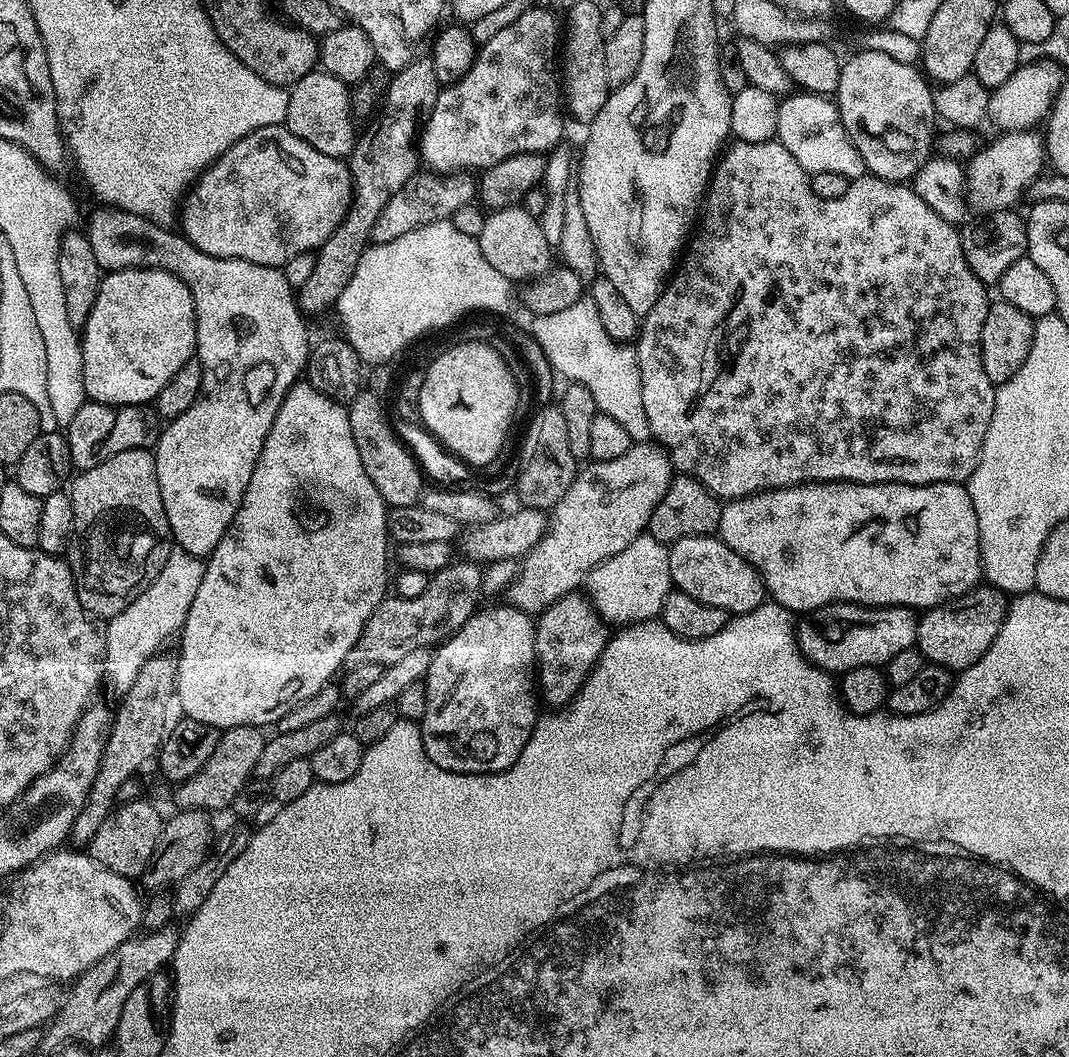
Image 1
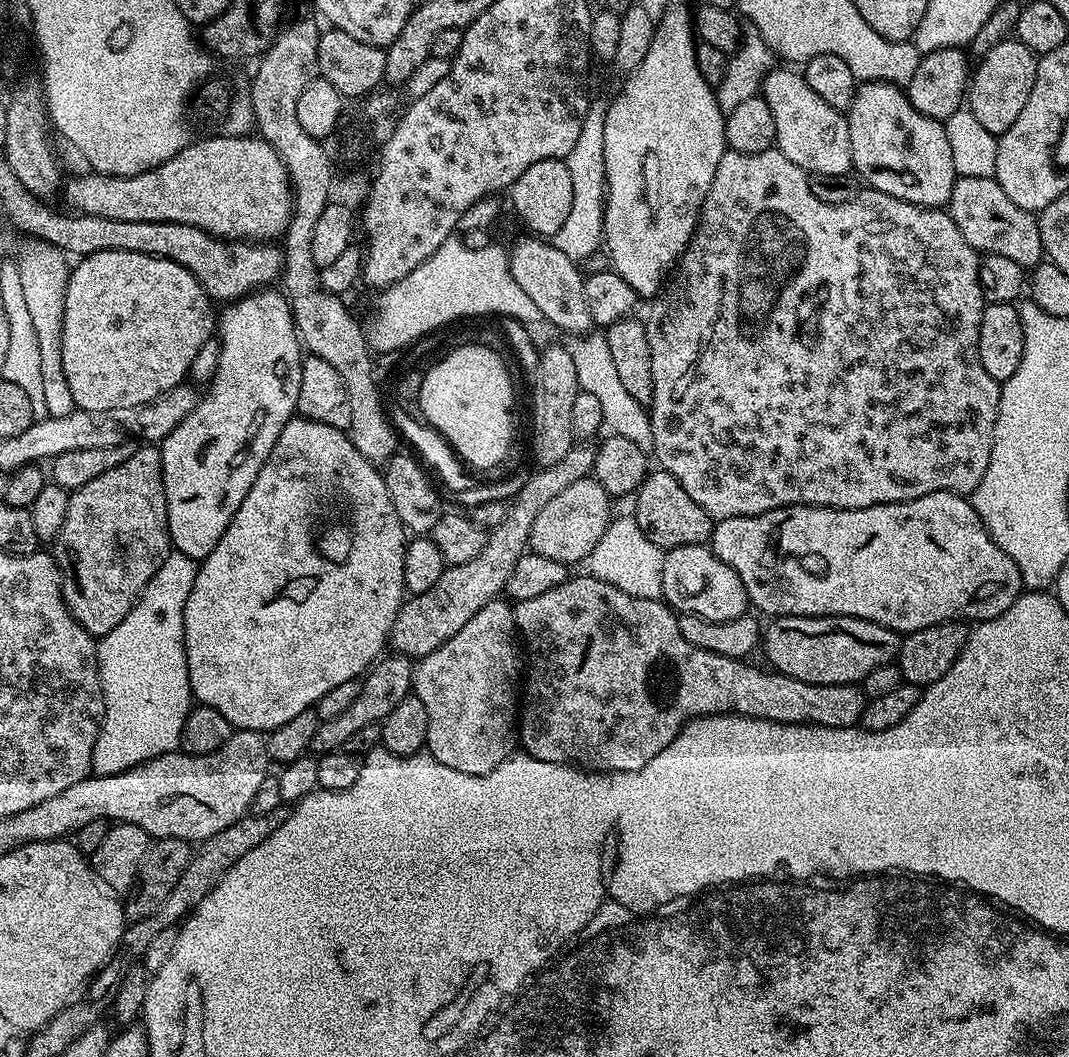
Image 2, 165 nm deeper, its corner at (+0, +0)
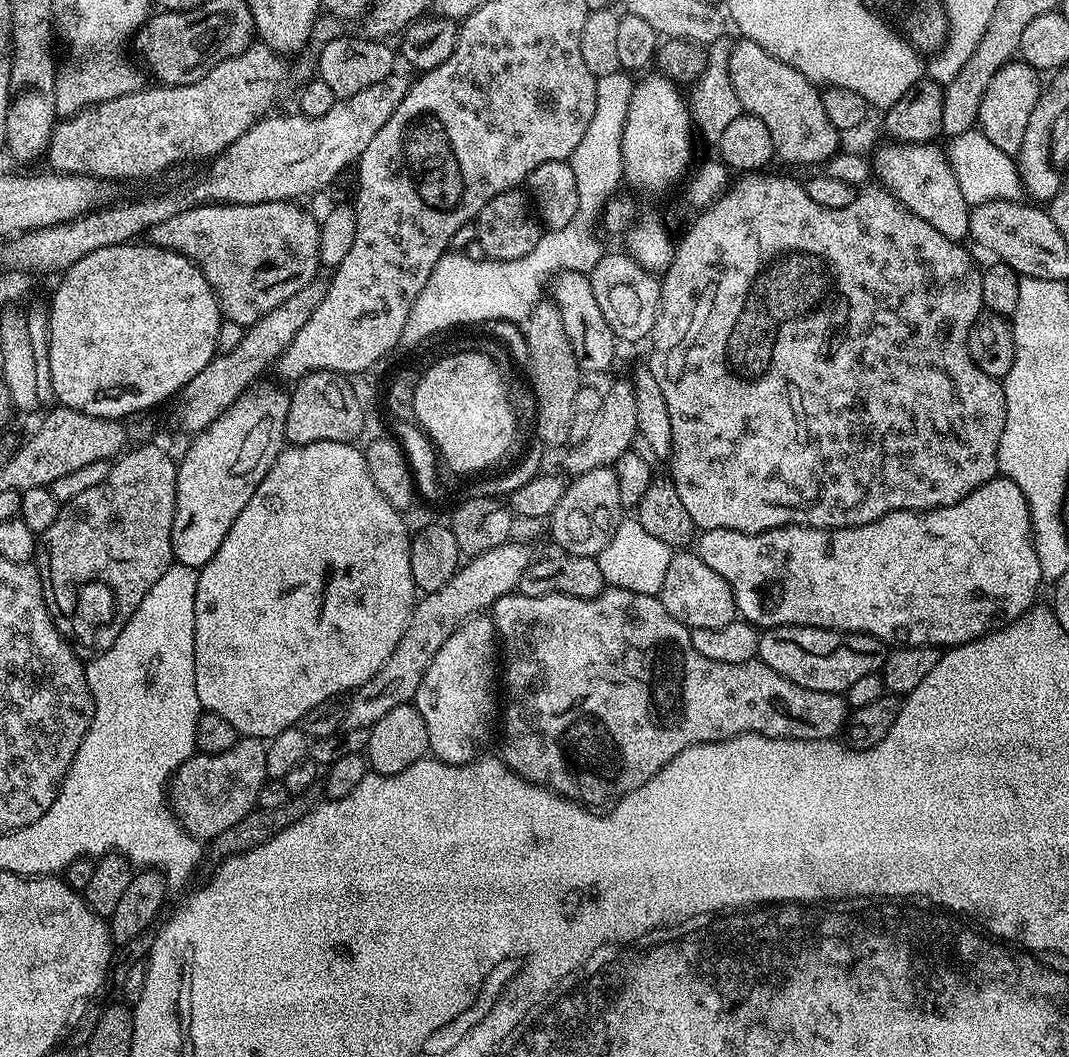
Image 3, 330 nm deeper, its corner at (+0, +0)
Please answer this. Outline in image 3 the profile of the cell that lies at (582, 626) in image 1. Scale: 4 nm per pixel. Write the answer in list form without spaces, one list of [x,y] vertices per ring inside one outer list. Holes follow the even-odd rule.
[[[611,586],[605,587],[593,600],[578,600],[573,596],[509,594],[492,603],[490,619],[498,637],[498,644],[504,647],[504,680],[508,683],[508,701],[504,704],[504,763],[523,780],[547,786],[551,791],[592,810],[607,809],[610,802],[622,799],[628,792],[638,790],[638,786],[650,782],[650,778],[661,775],[671,765],[672,760],[687,748],[732,740],[735,736],[745,734],[766,736],[770,740],[831,740],[843,729],[850,716],[850,709],[843,695],[806,690],[770,671],[765,664],[722,664],[702,658],[694,650],[691,631],[673,619],[662,606],[660,599],[654,596],[638,595]],[[611,740],[620,751],[621,761],[612,760],[611,754],[608,753],[608,743]]]

